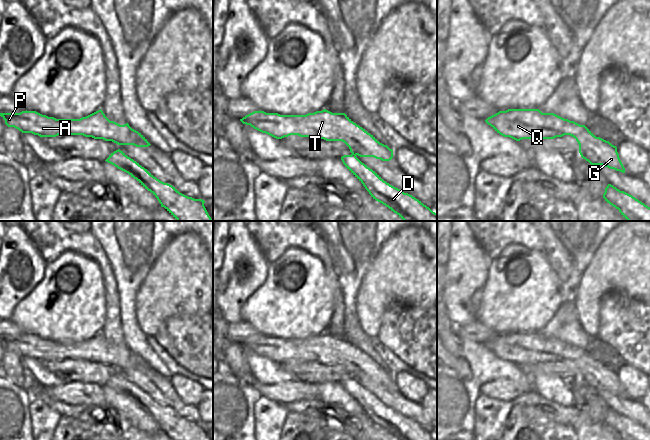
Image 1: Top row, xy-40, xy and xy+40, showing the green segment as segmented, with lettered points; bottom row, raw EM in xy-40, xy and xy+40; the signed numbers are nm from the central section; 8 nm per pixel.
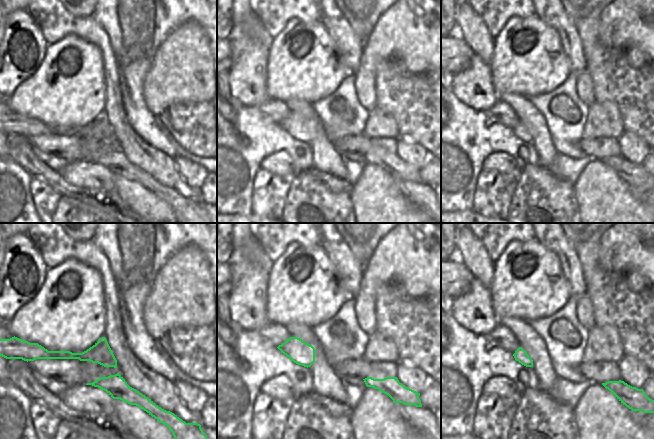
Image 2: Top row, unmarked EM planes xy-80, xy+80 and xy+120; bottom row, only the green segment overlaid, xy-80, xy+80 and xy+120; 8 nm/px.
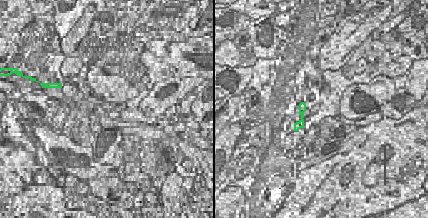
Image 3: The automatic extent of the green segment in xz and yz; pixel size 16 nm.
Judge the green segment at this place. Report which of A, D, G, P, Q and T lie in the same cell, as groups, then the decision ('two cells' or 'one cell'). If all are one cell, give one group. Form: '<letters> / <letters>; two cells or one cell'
A G P Q T / D; two cells

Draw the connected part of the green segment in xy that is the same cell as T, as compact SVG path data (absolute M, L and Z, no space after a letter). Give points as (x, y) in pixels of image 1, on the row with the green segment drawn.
M324 109L306 115L280 115L260 110L246 115L240 121L276 139L298 135L300 137L313 137L326 141L342 141L349 147L351 153L360 157L374 157L382 161L390 161L393 158L392 149L380 143L373 135L354 123L345 113L332 113Z

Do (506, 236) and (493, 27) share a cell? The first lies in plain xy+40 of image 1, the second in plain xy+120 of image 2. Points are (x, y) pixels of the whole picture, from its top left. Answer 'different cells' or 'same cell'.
same cell

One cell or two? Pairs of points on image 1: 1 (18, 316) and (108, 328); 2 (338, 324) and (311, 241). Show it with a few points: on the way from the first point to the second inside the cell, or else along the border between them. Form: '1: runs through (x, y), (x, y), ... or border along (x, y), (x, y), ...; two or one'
1: border along (105, 304), (105, 323), (100, 332); two
2: runs through (338, 303), (336, 288), (327, 262); one

